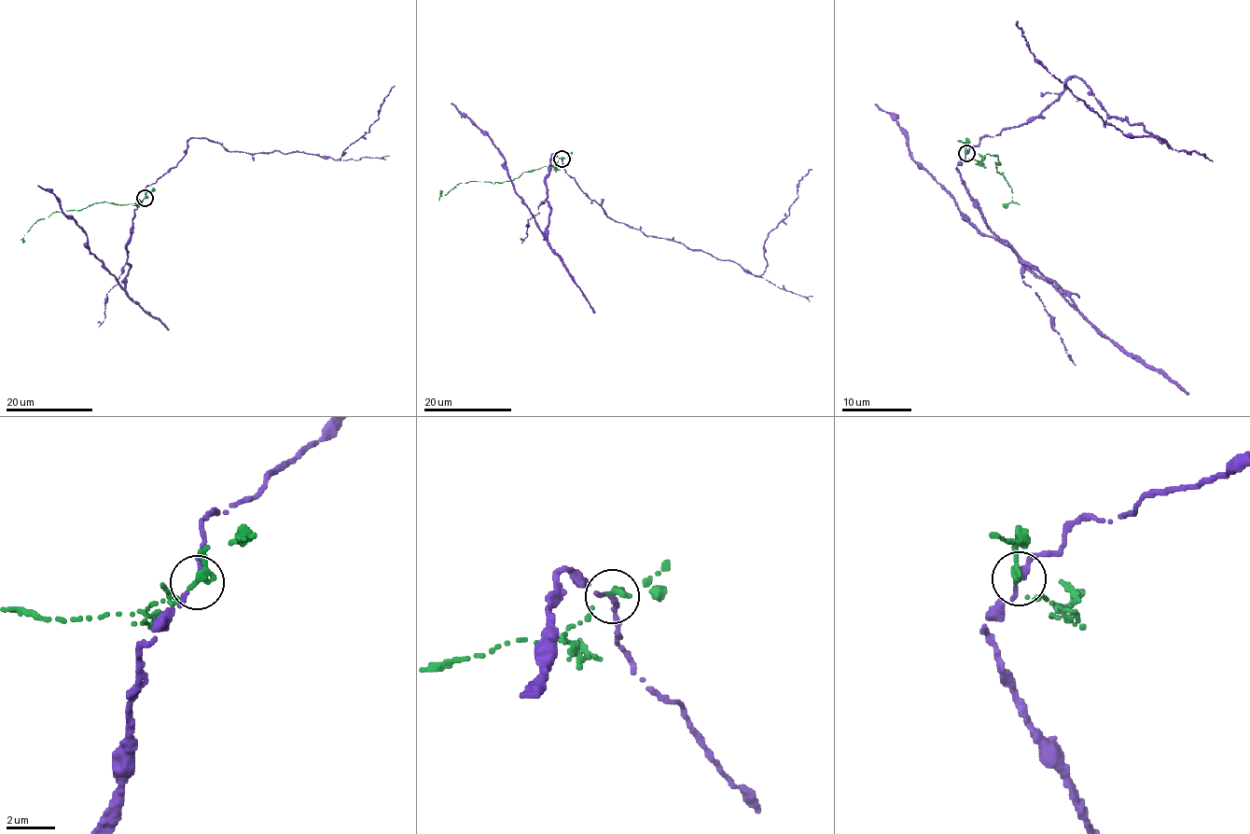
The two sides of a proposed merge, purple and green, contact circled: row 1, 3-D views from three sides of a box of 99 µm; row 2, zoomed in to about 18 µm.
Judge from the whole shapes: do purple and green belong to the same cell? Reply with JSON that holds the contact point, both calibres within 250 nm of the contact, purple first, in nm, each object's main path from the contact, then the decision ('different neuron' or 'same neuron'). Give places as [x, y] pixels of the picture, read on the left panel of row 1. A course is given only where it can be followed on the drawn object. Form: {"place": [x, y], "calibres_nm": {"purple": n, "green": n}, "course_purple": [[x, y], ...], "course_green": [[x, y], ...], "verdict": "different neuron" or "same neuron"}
{"place": [145, 198], "calibres_nm": {"purple": 170, "green": 360}, "course_purple": [[145, 198], [147, 185], [175, 168], [191, 138], [229, 151], [339, 159], [368, 132], [395, 85]], "course_green": [[145, 197], [132, 204], [116, 204], [105, 201], [80, 210], [54, 212], [29, 229], [22, 242]], "verdict": "different neuron"}

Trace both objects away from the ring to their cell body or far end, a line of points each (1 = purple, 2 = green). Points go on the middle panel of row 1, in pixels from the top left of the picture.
1: (562, 159), (609, 218), (754, 275), (766, 267), (768, 234), (812, 170)
2: (562, 159), (550, 166), (522, 173), (511, 180), (457, 183), (447, 194), (441, 196), (440, 190)

